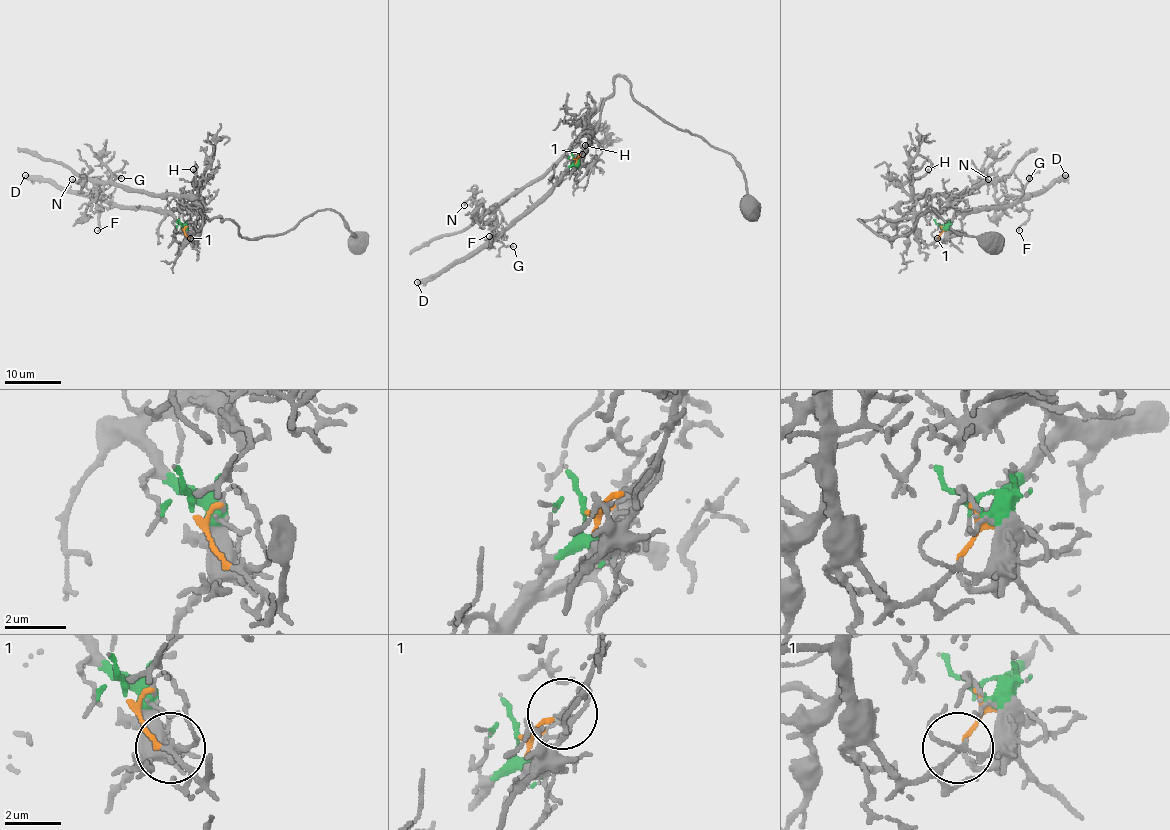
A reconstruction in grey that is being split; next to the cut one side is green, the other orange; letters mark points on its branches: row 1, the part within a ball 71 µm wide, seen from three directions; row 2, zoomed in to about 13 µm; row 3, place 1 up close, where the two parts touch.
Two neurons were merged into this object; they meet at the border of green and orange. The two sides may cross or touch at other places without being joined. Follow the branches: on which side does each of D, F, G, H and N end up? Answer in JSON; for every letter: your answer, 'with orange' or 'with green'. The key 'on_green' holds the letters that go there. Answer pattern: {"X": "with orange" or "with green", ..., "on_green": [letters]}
{"D": "with green", "F": "with green", "G": "with green", "H": "with orange", "N": "with orange", "on_green": ["D", "F", "G"]}

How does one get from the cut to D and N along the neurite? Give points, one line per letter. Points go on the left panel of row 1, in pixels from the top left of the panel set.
D: (182, 228), (170, 214), (110, 205), (98, 198), (60, 190), (49, 181), (35, 180), (25, 174)
N: (182, 228), (197, 244), (201, 212), (185, 197), (129, 191), (93, 183), (83, 174), (77, 181), (72, 179)

